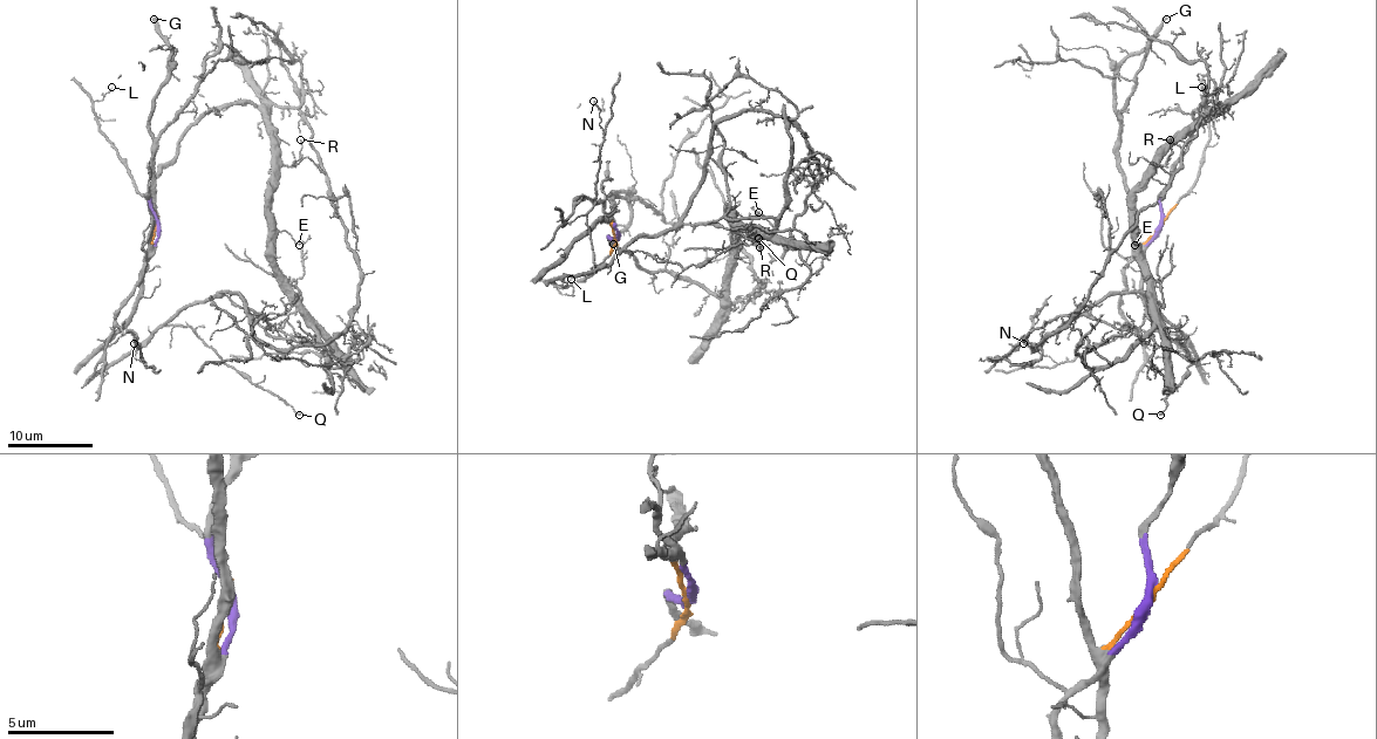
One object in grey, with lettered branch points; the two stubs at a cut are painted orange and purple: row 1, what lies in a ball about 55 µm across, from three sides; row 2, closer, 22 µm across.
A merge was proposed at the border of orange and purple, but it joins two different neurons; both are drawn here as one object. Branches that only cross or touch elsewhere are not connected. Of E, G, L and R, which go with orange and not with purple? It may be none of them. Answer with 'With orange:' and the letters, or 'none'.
With orange: G, L

